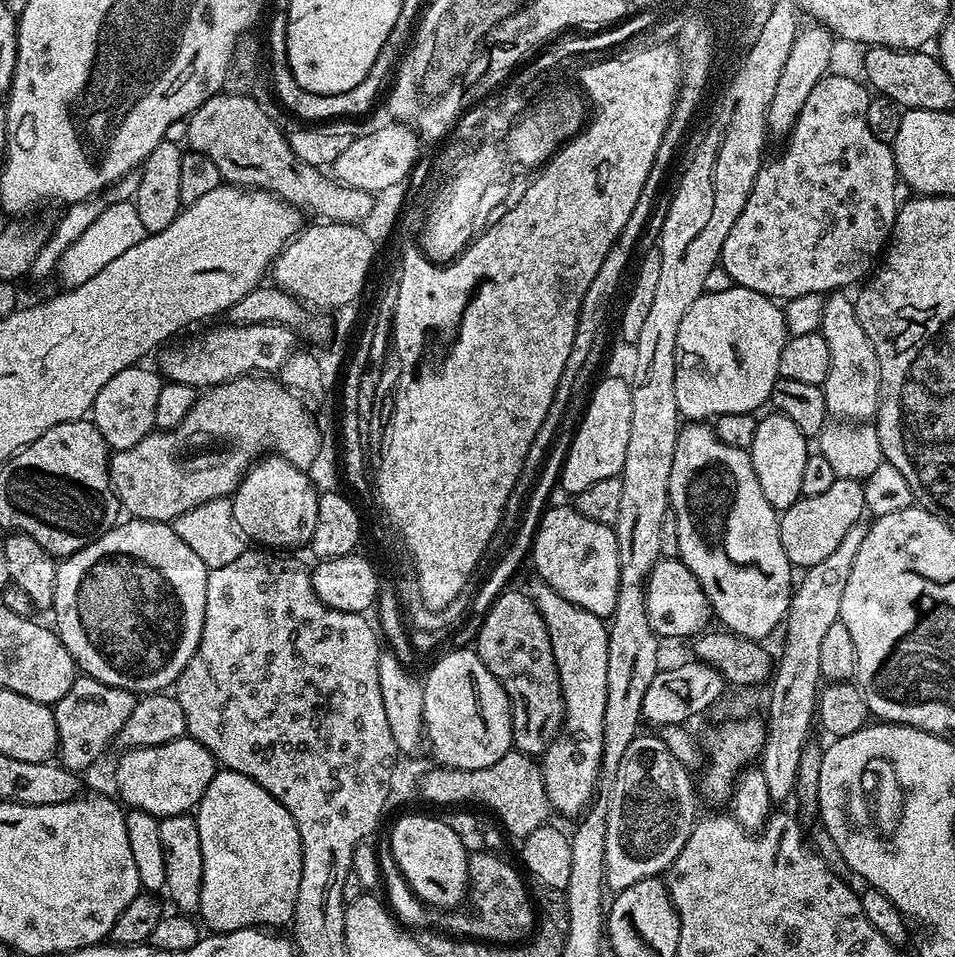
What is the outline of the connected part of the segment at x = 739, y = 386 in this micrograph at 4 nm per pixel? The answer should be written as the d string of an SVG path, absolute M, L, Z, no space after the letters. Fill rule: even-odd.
M735 286L722 293L704 293L686 310L686 318L678 326L674 398L681 417L688 422L708 422L722 414L752 414L755 408L767 405L774 382L781 379L778 358L782 358L782 346L788 337L783 307L772 297Z

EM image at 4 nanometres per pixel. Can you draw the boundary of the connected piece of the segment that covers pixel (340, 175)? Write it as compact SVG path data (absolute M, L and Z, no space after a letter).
M399 122L387 123L374 129L369 136L357 135L356 140L350 142L350 147L330 165L331 175L354 190L366 190L373 194L388 192L400 183L403 185L409 179L407 176L411 174L412 167L420 156L422 141L408 125Z

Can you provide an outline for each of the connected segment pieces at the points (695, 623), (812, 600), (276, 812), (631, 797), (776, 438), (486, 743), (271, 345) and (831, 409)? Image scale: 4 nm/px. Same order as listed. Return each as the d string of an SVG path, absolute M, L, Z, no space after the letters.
M662 558L656 563L654 570L648 575L644 593L646 614L657 637L690 636L689 638L692 638L709 627L710 609L706 594L698 578L694 578L691 570L678 558Z
M855 524L842 538L842 543L828 557L822 558L814 566L803 569L801 578L795 585L792 601L788 607L784 632L784 650L774 664L770 677L772 689L768 692L768 716L766 715L766 733L764 749L760 751L758 766L766 786L770 789L770 798L780 802L796 791L798 762L804 752L808 730L816 720L816 697L822 687L822 677L818 662L822 658L822 642L826 639L830 626L840 619L842 593L850 579L850 570L854 567L854 558L862 538L866 538L868 524Z
M227 770L217 771L215 778L210 782L210 786L206 786L206 794L202 794L199 804L196 805L194 815L198 826L198 838L202 846L202 898L200 899L199 919L205 925L208 923L212 927L209 929L213 933L272 926L268 924L287 925L292 919L298 902L298 882L302 882L302 842L298 834L298 826L292 815L272 795L266 790L262 790L262 786L258 786L258 782L246 778L246 774L238 774Z
M637 734L634 742L630 742L630 747L626 749L626 755L622 758L622 763L618 766L618 774L610 782L612 793L606 799L606 846L604 847L604 882L605 885L613 893L626 890L626 886L634 886L634 882L640 882L651 876L659 877L661 874L667 873L672 867L674 858L678 858L678 854L682 850L682 846L686 846L686 842L692 833L692 827L696 825L698 813L696 813L696 796L698 800L698 792L694 787L694 780L691 780L689 769L682 766L682 762L678 762L678 758L674 758L674 754L670 754L670 746L666 746L666 742L662 742L659 735L644 736L645 734Z
M772 410L769 413L769 416L761 415L756 421L750 455L758 486L762 486L762 494L766 494L766 502L770 502L774 509L783 510L794 506L794 502L801 497L802 474L810 454L810 440L781 412Z
M475 651L468 652L448 652L432 669L428 672L428 677L423 677L424 686L424 731L426 733L427 747L432 747L432 756L437 765L446 768L461 768L462 770L482 770L482 766L494 766L494 762L498 762L498 758L502 758L506 753L513 751L512 742L512 711L510 710L510 702L508 695L504 693L504 687L494 678L494 674L490 674L490 670L486 670L486 666L480 661L480 657Z
M224 322L221 328L208 328L201 336L188 340L185 344L169 343L158 352L158 371L165 381L186 382L186 386L197 390L207 390L227 380L253 374L279 373L282 362L297 351L297 333L291 328L262 322L261 324L233 324Z
M844 290L833 292L822 306L819 334L830 346L830 374L822 387L829 417L840 422L866 422L862 420L871 421L880 404L880 367L878 354L858 322L853 297L848 295Z

